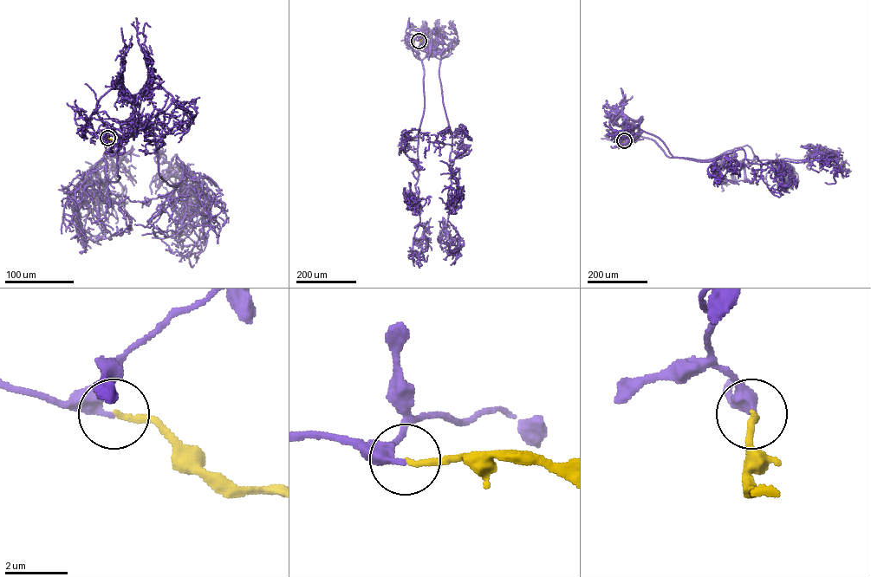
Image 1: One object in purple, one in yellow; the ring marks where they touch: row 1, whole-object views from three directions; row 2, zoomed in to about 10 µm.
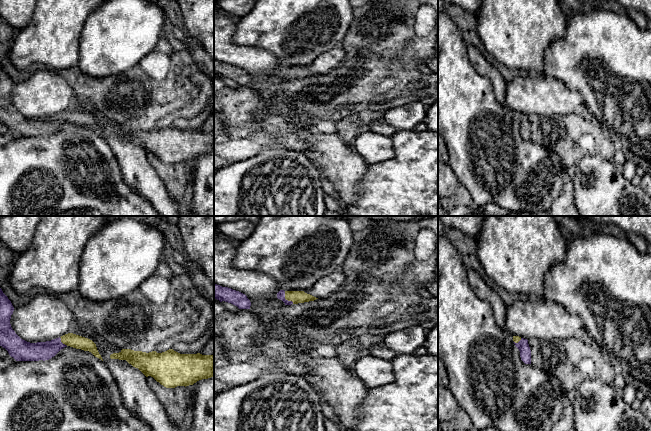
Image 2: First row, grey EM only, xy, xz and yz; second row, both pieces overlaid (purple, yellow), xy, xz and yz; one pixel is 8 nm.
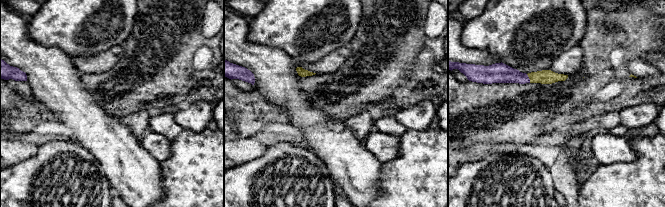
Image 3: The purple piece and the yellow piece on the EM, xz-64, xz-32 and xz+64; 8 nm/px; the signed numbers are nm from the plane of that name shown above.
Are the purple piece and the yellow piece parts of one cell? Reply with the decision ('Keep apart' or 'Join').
Join

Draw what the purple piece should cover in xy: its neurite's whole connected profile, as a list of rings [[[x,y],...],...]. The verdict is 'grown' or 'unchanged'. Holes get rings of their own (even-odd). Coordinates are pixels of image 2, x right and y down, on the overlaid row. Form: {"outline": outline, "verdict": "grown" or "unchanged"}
{"outline": [[[0,288],[0,346],[16,361],[49,360],[66,346],[89,351],[103,361],[92,340],[73,333],[46,342],[30,343],[21,339],[10,324],[13,311],[11,301]]], "verdict": "grown"}

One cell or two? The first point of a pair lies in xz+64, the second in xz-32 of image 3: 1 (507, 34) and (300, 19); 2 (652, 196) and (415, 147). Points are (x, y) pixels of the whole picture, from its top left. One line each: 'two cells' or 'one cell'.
1: one cell
2: one cell

